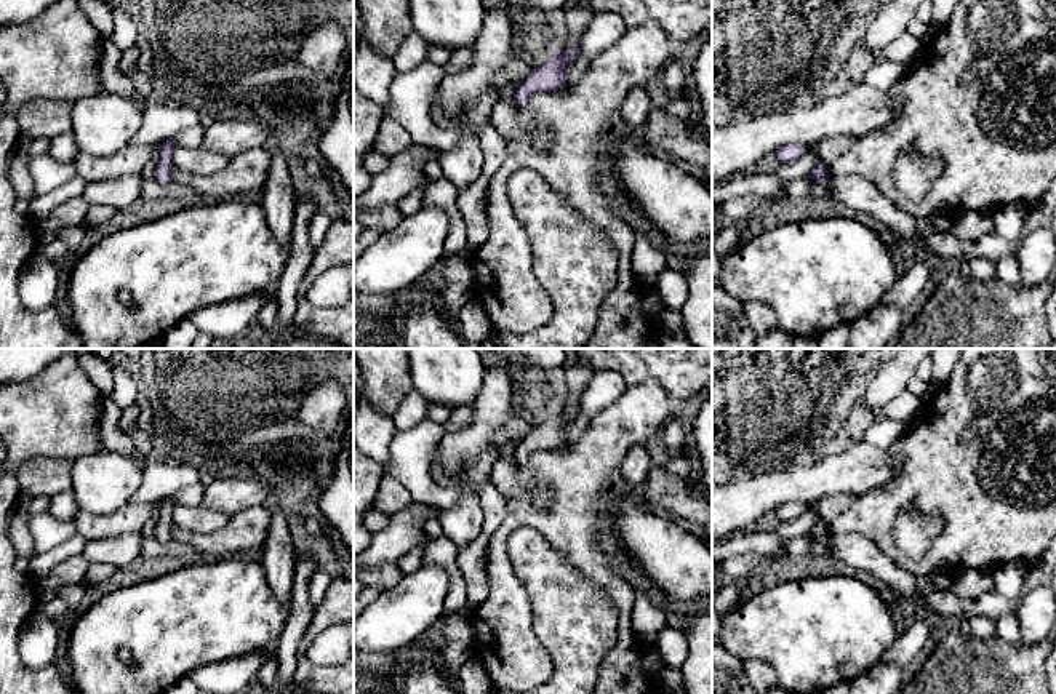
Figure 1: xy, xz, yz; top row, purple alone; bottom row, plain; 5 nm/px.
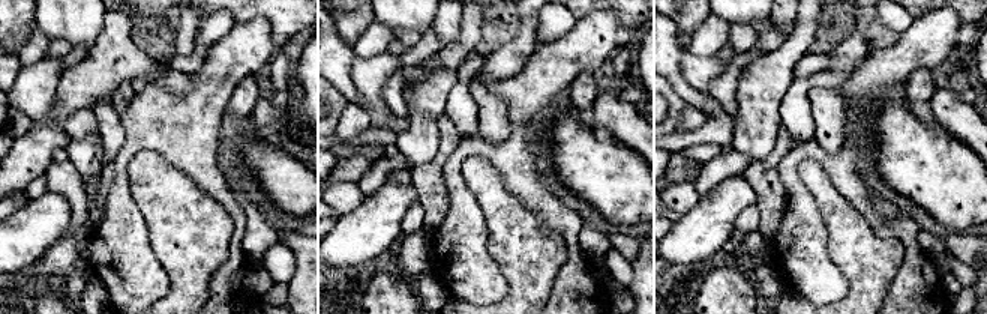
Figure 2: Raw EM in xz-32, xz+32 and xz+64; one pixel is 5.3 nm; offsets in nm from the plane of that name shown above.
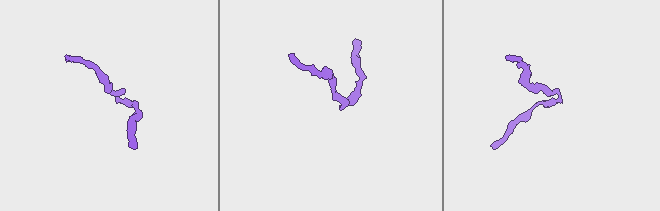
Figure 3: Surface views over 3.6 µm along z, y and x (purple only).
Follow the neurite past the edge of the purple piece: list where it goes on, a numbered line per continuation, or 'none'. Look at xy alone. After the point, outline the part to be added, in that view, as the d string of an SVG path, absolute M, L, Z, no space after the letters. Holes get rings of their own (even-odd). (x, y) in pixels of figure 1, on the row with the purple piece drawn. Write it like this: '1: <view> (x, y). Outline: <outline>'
none

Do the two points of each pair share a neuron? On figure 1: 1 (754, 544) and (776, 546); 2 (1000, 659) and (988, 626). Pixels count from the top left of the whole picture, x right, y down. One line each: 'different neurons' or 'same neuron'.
1: same neuron
2: different neurons

